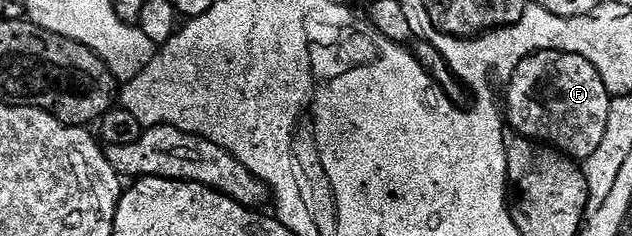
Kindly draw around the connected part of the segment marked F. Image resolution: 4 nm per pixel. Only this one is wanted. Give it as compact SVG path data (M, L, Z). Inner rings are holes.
M545 49L542 53L523 59L523 63L515 67L512 77L508 78L507 85L509 90L503 93L503 109L507 114L508 128L514 134L548 145L578 163L584 163L599 148L599 142L607 132L607 111L611 111L611 95L599 71L595 71L587 59L574 53Z

